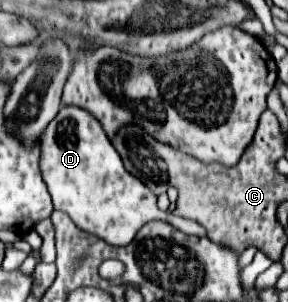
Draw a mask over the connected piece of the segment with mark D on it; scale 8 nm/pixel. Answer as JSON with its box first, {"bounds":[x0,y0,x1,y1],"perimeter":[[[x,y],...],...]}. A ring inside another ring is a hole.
{"bounds":[40,107,207,245],"perimeter":[[[62,107],[60,109],[60,113],[44,129],[42,155],[44,155],[42,163],[40,163],[42,177],[44,177],[44,183],[48,185],[54,209],[68,213],[70,219],[80,229],[84,229],[92,235],[98,235],[100,239],[106,239],[110,245],[128,245],[134,239],[134,235],[138,233],[138,229],[153,219],[168,221],[170,225],[174,225],[186,235],[197,237],[207,235],[206,230],[197,222],[172,215],[169,211],[160,211],[156,207],[156,195],[152,195],[152,191],[148,191],[148,187],[144,187],[144,183],[140,183],[140,179],[136,179],[134,175],[130,175],[124,169],[122,159],[120,159],[118,151],[112,147],[110,139],[104,135],[100,121],[96,121],[96,117],[88,115],[88,111],[84,111],[84,109],[78,109],[78,107]]]}

